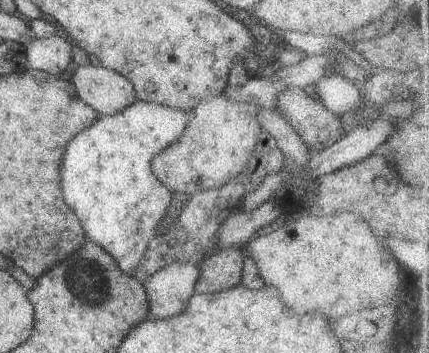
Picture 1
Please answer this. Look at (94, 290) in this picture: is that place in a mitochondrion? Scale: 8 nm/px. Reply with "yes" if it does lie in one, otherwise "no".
yes

